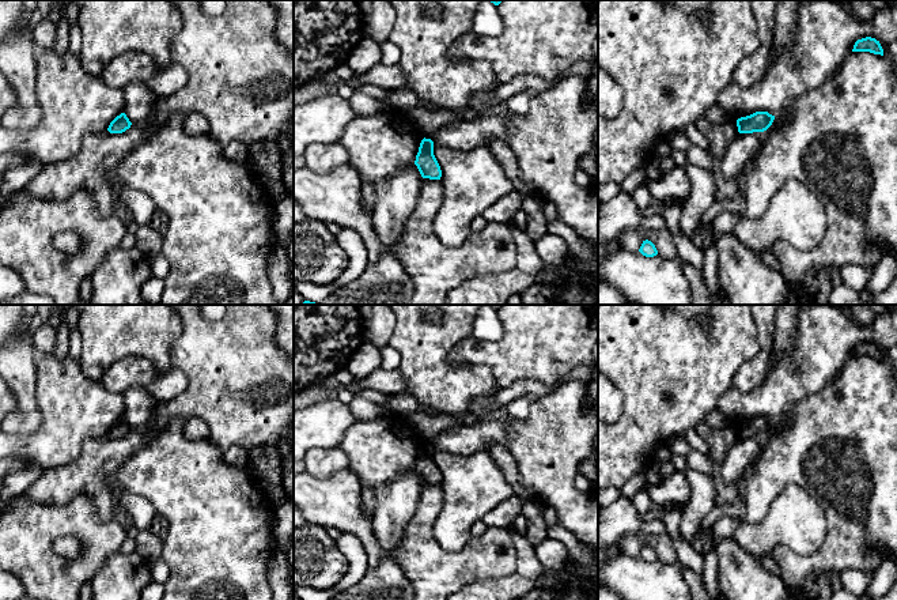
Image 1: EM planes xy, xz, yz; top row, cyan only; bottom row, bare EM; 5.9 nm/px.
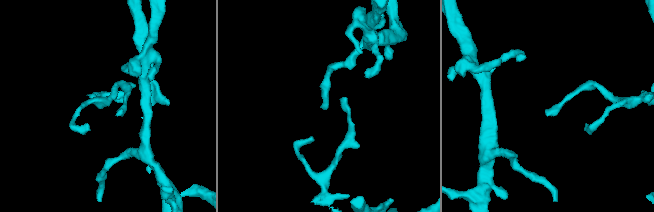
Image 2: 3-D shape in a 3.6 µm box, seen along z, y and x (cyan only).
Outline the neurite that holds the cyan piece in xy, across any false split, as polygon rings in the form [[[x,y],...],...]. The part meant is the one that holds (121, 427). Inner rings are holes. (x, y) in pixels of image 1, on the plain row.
[[[121,418],[120,420],[117,420],[109,430],[107,435],[110,438],[122,438],[126,434],[129,434],[132,430],[132,427],[129,426],[129,423],[126,422],[125,418]]]

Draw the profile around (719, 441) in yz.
[[[701,420],[696,424],[694,430],[708,444],[709,457],[718,467],[723,463],[728,449],[739,438],[735,424],[714,430],[704,420]]]

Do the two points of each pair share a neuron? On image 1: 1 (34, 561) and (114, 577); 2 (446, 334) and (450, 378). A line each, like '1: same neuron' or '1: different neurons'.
1: different neurons
2: same neuron

